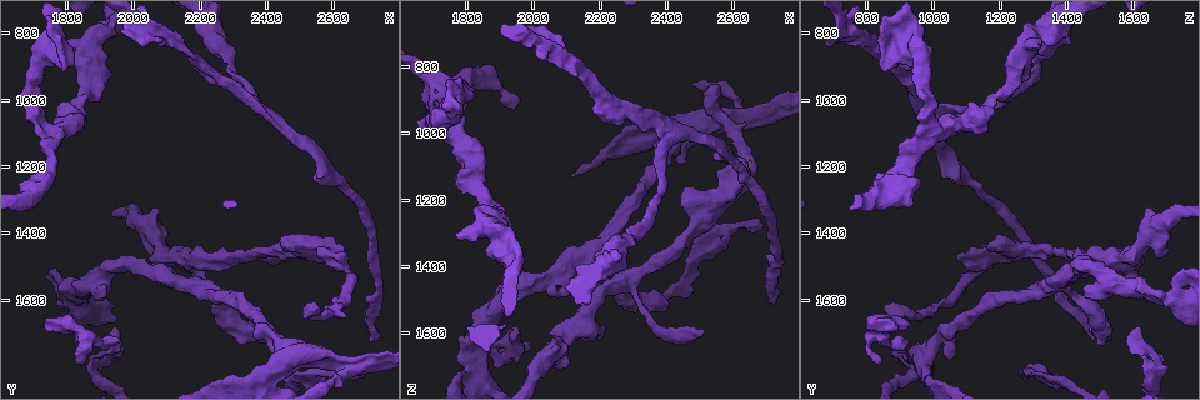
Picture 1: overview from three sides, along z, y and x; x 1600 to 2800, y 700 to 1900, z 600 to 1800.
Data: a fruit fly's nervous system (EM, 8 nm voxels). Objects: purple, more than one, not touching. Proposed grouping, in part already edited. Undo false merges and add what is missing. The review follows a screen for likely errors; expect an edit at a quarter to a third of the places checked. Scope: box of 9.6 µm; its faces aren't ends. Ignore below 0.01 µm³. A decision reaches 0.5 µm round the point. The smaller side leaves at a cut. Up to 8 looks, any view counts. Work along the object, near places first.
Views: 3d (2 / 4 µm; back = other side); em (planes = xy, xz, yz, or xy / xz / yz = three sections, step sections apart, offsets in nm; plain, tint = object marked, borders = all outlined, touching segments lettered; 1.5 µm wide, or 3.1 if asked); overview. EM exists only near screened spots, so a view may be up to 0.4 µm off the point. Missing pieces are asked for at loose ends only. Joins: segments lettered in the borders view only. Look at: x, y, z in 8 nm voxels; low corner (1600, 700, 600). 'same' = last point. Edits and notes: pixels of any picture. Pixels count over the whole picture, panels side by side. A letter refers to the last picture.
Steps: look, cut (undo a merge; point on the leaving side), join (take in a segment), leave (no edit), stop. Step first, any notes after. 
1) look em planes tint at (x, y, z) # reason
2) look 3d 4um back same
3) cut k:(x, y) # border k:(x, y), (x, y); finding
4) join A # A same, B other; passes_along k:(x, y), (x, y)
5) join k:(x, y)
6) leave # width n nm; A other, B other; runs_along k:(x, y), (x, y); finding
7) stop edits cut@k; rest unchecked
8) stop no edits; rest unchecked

look em planes borders at (2640, 1810, 950)

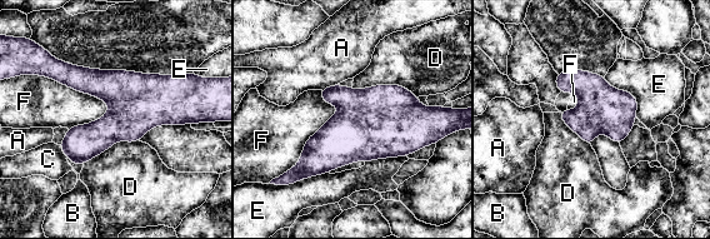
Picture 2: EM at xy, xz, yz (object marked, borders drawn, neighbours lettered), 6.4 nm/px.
leave # A other, B other, C other, D other, E other, F other; border 2:(29, 74), (89, 93), (109, 109); all the same neuron

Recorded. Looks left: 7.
look em yz step 4 tint at (2400, 1720, 1530) # thick end

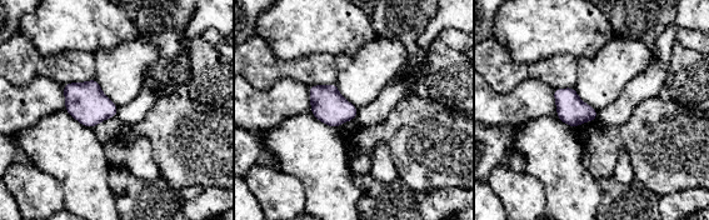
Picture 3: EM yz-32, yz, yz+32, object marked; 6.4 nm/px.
look em planes borders same

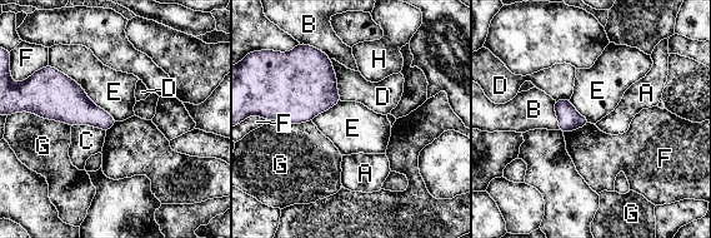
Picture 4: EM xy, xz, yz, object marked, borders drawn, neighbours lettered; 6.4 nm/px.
leave # longest_contact E 550 nm; A other, B other, C other, D other, E other, F other, G other, H other; no lettered segment goes on from it

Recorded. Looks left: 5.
look em xz step 8 borders at (2740, 1720, 1490) # end of a long branch

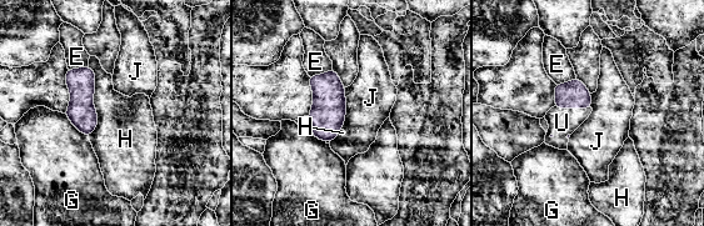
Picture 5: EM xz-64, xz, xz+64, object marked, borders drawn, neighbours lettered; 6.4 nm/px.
look em planes borders same # another direction

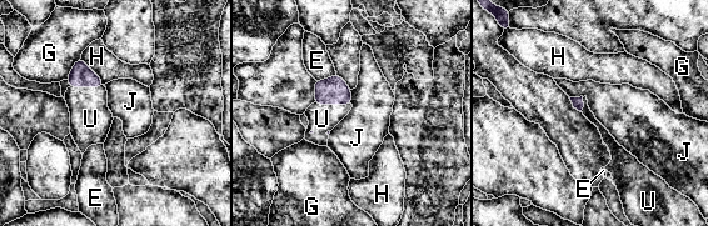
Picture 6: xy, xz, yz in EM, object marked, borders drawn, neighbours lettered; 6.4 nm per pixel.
join U # E other, G other, H other, J other, U same; passes_along 6:(329, 91), (332, 104), (322, 119); it goes on there

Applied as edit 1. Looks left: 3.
stop edits join@6; rest unchecked

